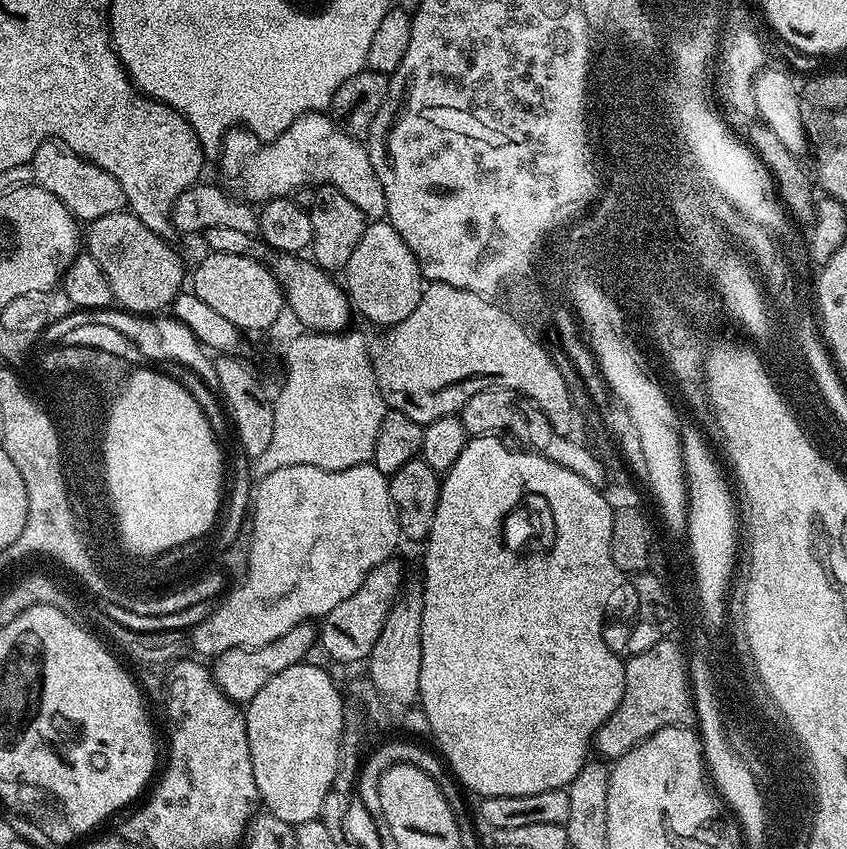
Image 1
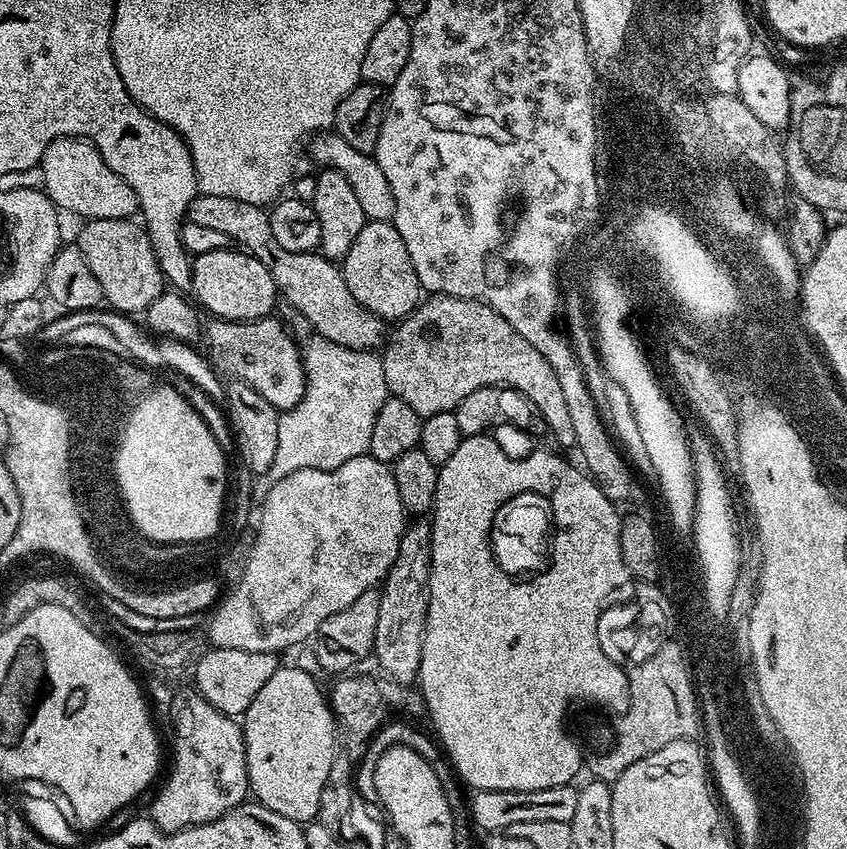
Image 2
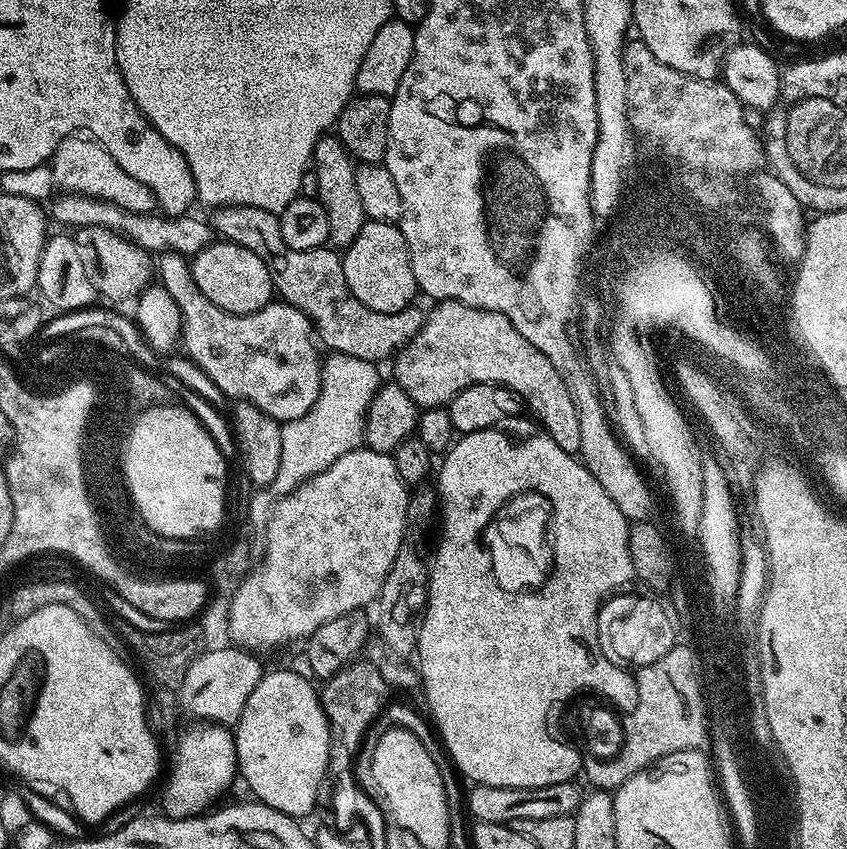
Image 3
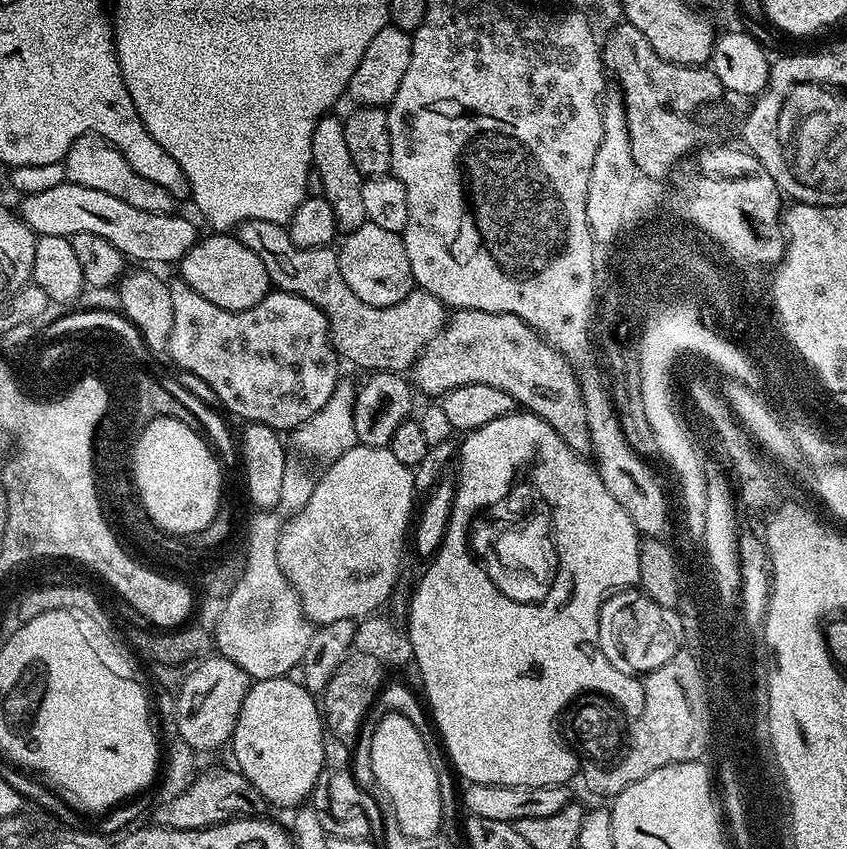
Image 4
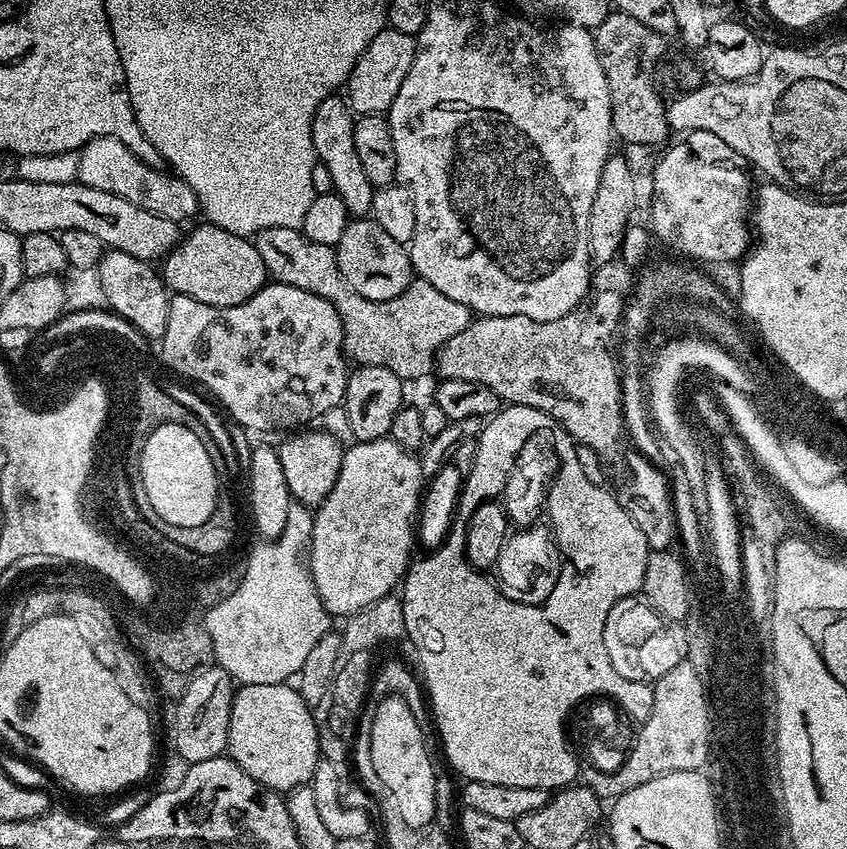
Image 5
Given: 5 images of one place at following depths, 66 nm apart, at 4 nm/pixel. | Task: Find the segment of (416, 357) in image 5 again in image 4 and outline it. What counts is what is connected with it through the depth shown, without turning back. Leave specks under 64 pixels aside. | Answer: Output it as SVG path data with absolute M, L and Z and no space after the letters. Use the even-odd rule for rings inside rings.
M247 220L242 222L234 232L236 239L242 242L242 246L250 246L258 258L262 258L262 266L266 266L266 274L269 281L279 291L289 292L298 298L306 298L322 310L328 319L328 329L332 332L332 348L336 351L341 361L349 360L356 368L368 368L369 373L374 372L399 372L407 373L416 359L424 352L424 347L441 332L446 323L446 305L434 294L423 290L413 290L406 294L402 302L394 306L370 306L346 286L346 278L342 278L340 258L335 247L327 248L303 248L294 246L287 227L274 222L262 222L261 220Z

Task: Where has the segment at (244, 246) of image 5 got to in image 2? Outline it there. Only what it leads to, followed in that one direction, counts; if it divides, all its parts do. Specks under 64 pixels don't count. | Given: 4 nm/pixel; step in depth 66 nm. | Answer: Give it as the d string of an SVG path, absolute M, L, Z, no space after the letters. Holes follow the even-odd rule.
M232 246L222 250L210 250L206 254L193 259L190 292L194 297L195 303L203 311L205 308L206 311L212 312L208 314L211 314L217 320L235 320L237 322L242 320L261 320L263 316L273 315L274 309L272 307L275 306L276 300L278 304L276 283L274 278L270 278L270 270L266 270L266 266L262 266L262 262L258 262L258 258L254 258L251 252L237 250Z

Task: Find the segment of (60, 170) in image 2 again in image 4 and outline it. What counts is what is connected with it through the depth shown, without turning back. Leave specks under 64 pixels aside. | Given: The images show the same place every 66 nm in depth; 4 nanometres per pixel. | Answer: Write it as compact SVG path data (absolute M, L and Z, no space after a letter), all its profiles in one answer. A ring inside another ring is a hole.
M81 134L70 146L67 156L62 161L64 165L64 175L67 183L78 186L90 186L90 190L102 190L102 194L114 194L114 198L122 198L122 202L130 202L130 206L138 206L138 210L147 210L149 214L173 215L177 211L177 197L170 194L170 190L165 190L158 182L150 182L150 178L142 178L126 158L115 148L109 140L104 140L99 134Z

